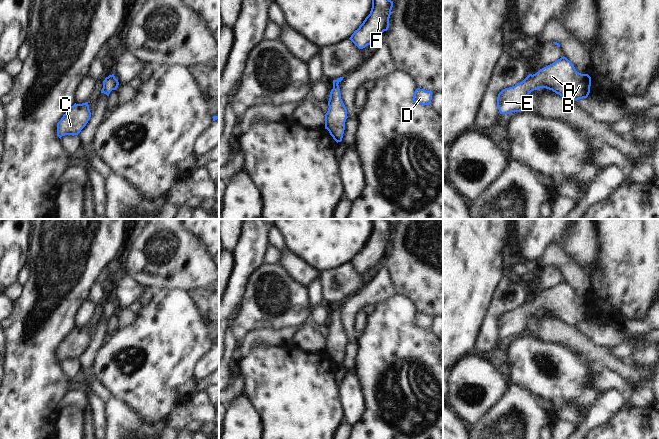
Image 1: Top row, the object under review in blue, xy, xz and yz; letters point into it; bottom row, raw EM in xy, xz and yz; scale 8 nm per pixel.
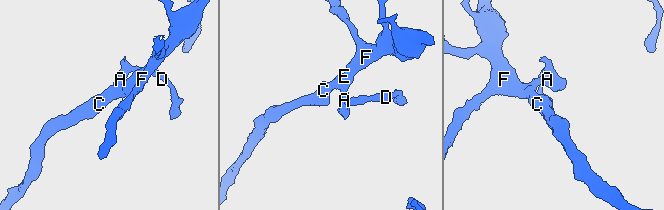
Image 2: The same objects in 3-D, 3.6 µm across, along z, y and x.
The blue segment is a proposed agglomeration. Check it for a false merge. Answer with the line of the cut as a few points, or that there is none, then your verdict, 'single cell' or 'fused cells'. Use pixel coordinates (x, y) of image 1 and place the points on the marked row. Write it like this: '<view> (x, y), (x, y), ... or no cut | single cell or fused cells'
no cut | single cell

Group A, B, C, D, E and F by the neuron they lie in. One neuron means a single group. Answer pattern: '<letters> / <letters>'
A B C D E F

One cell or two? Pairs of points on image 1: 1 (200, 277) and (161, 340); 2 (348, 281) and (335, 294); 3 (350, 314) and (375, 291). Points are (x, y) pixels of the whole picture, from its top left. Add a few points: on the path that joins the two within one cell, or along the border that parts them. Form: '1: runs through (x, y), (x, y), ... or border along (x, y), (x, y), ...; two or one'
1: border along (165, 288), (180, 288), (188, 292); two
2: runs through (345, 284), (338, 291); one
3: runs through (354, 307), (368, 294); one

